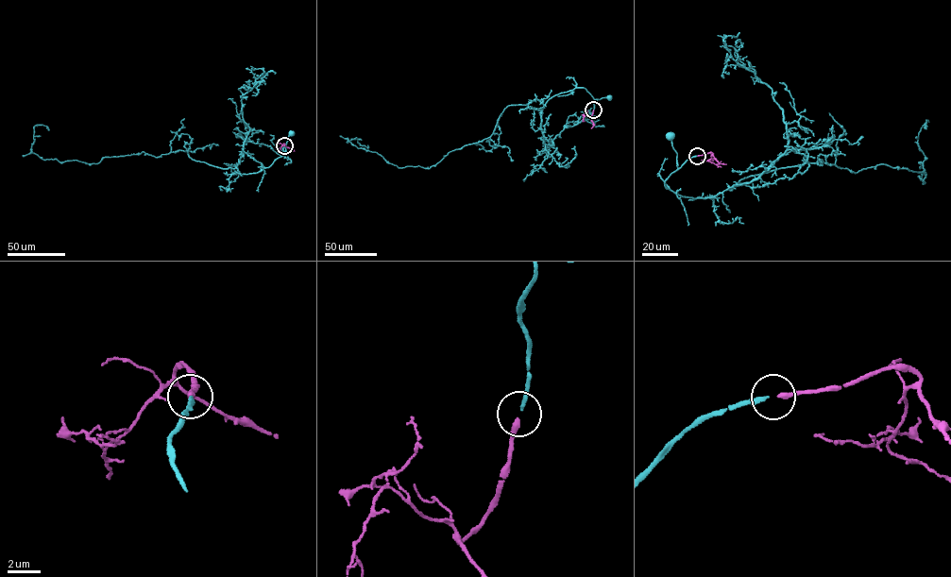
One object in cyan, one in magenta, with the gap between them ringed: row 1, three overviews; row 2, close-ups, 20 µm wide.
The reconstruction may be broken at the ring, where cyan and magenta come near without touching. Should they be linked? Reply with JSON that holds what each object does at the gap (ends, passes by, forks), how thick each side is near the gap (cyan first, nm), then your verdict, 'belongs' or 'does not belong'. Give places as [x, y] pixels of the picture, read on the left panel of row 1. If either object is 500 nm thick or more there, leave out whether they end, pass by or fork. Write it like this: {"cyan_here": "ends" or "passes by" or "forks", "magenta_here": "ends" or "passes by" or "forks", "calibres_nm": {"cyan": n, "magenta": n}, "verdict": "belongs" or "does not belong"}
{"cyan_here": "ends", "magenta_here": "ends", "calibres_nm": {"cyan": 220, "magenta": 280}, "verdict": "belongs"}

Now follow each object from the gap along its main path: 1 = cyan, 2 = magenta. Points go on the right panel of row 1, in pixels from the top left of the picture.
1: (697, 156), (689, 158), (678, 168), (670, 136)
2: (697, 156), (711, 152), (719, 162), (726, 164)

